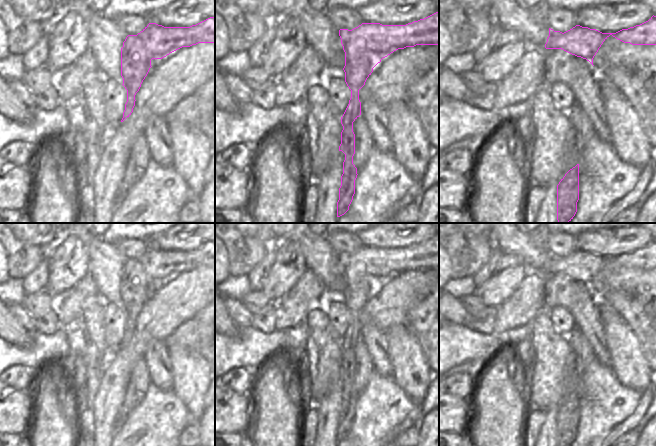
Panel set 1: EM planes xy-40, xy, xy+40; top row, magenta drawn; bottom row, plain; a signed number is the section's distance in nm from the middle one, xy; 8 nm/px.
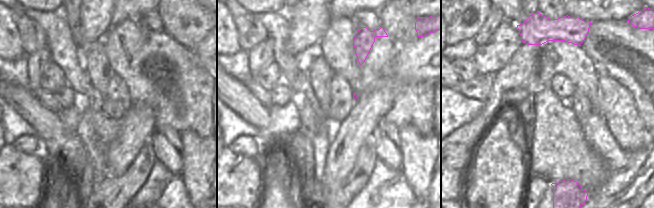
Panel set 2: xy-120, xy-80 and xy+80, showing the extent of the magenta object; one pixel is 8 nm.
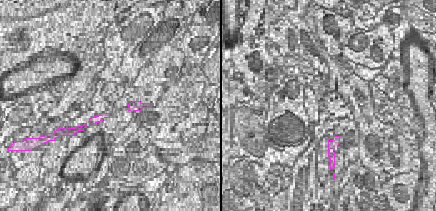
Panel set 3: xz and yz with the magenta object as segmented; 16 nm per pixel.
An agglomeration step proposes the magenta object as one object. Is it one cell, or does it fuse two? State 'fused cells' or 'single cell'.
fused cells

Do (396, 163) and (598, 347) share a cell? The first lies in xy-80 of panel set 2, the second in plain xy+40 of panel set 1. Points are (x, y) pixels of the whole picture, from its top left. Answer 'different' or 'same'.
same

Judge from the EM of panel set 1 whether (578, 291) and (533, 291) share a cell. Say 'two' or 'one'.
two

